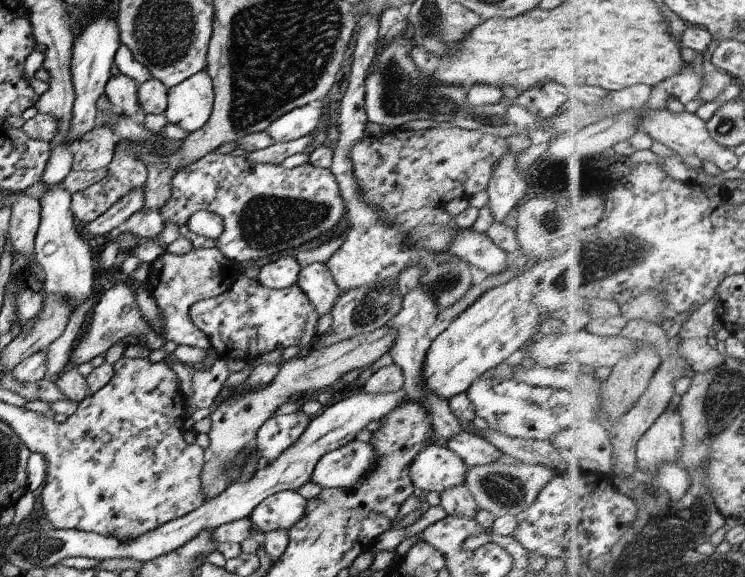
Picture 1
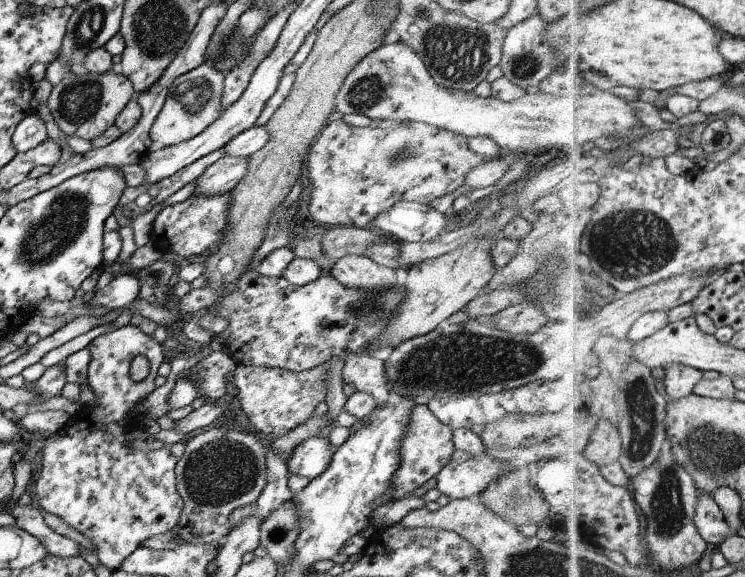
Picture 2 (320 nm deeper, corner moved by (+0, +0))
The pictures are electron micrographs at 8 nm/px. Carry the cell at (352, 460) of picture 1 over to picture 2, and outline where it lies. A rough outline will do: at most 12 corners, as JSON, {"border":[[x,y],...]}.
{"border":[[306,438],[286,458],[290,474],[312,480],[333,454],[327,438]]}

